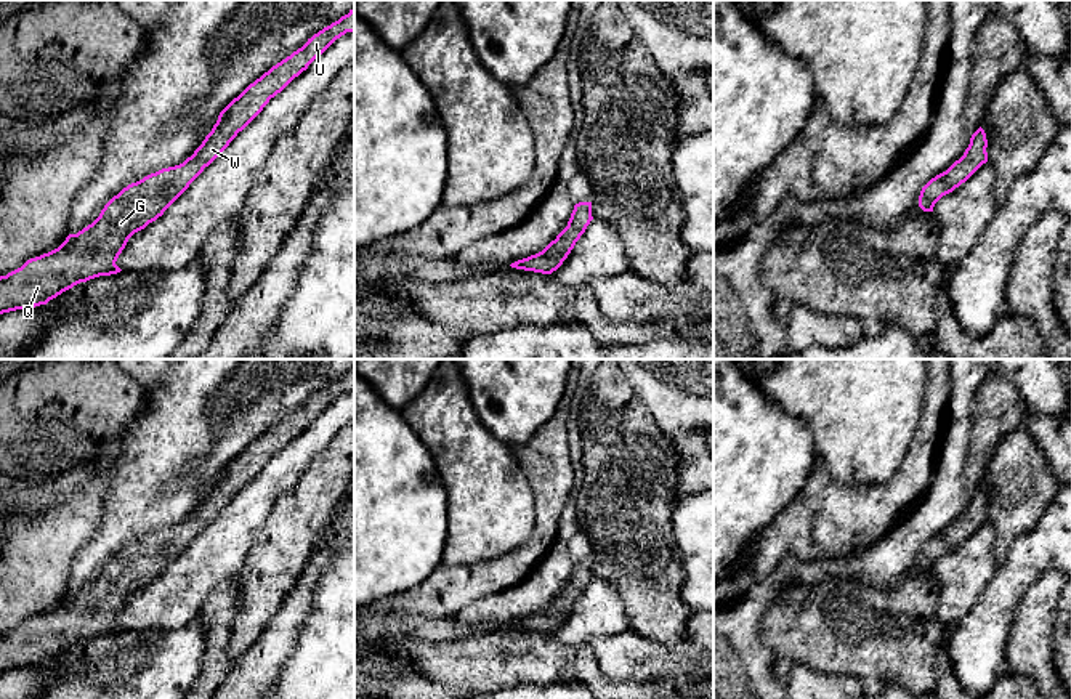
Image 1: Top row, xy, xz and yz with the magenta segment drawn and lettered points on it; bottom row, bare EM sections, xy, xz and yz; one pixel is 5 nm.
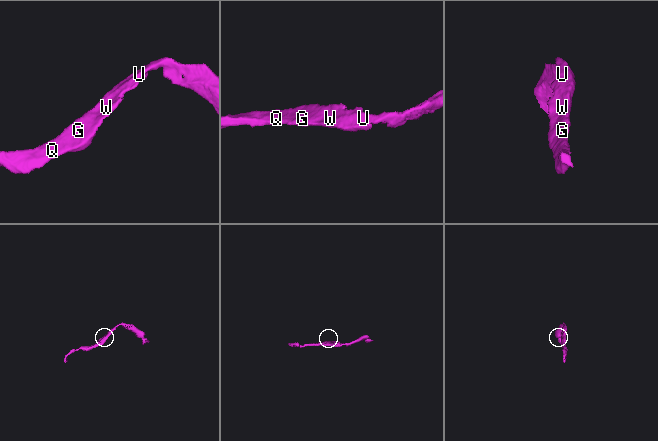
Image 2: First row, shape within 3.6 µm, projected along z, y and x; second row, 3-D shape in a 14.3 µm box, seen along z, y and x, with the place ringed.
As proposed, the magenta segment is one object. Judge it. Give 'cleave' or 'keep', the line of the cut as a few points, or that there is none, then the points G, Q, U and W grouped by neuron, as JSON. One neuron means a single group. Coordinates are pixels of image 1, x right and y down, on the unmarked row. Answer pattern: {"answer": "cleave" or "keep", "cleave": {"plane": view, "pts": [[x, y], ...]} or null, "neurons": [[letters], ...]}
{"answer": "keep", "cleave": null, "neurons": [["G", "Q", "U", "W"]]}

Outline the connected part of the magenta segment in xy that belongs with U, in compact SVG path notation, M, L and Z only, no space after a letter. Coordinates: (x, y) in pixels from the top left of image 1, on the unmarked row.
M354 367L314 393L234 457L220 471L202 503L183 523L128 543L104 564L91 584L69 593L58 608L0 635L0 673L46 664L80 641L120 632L115 620L128 598L162 576L269 459L346 391L354 391Z

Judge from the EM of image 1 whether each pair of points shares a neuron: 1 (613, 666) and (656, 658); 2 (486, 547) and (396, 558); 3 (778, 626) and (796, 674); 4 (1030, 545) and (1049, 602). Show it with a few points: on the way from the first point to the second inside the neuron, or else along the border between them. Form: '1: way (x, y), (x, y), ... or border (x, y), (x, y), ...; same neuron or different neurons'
1: way (624, 658), (645, 658); same neuron
2: border (448, 515), (448, 541), (441, 563); different neurons
3: border (784, 667), (808, 666), (829, 675); different neurons
4: border (1054, 568), (1026, 589), (1017, 606); different neurons

